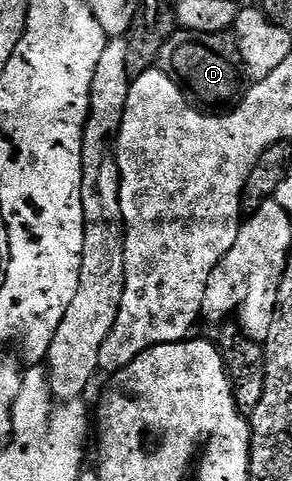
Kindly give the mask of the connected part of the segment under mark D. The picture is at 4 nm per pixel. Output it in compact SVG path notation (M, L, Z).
M175 29L164 48L160 48L156 66L177 86L185 87L189 97L202 108L233 107L243 97L248 86L248 75L242 64L238 39L230 32L191 34L189 30Z

